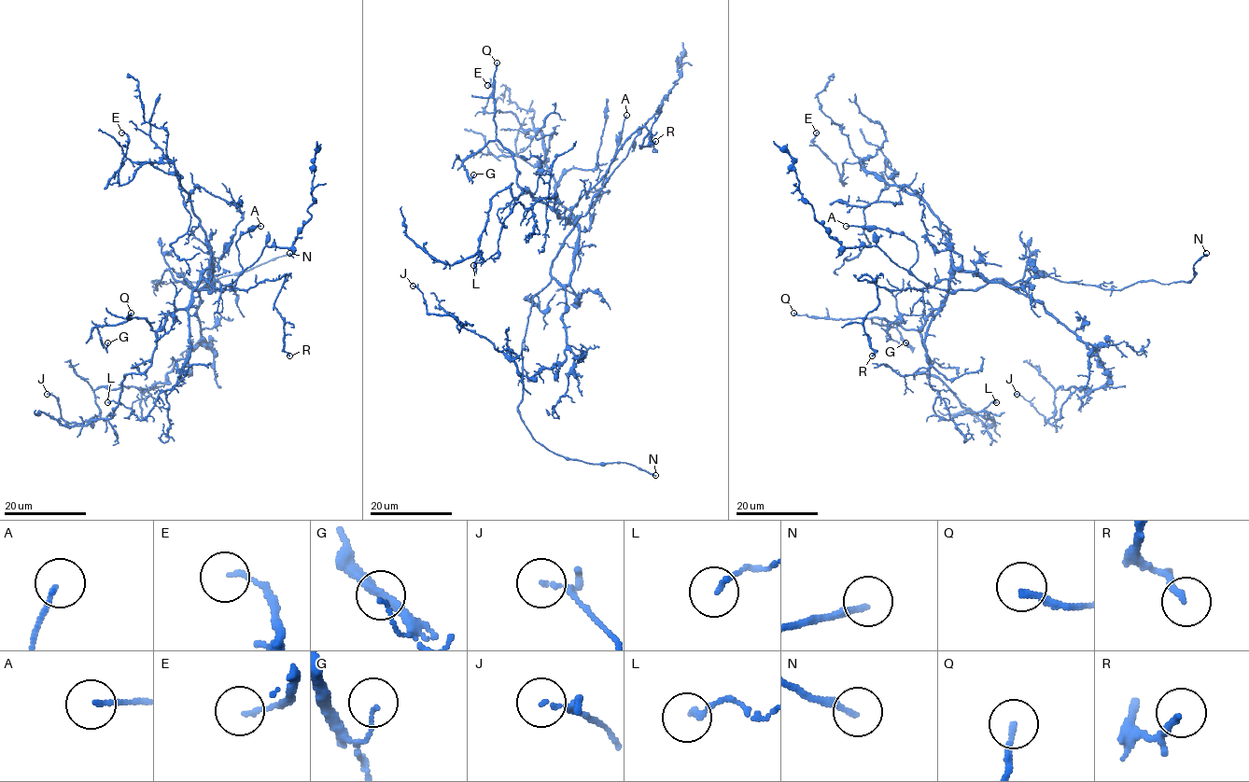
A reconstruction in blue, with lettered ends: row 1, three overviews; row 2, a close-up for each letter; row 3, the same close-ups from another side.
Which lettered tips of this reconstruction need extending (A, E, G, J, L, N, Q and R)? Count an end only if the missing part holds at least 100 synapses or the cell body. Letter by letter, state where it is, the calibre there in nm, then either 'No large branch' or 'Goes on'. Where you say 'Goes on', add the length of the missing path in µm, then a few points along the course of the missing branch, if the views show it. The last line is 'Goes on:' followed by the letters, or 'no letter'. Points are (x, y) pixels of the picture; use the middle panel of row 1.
A: Place: (626, 115). Thickness 140 nm. No large branch
E: Place: (487, 85). Thickness 120 nm. No large branch
G: Place: (473, 174). Thickness 90 nm. No large branch
J: Place: (413, 286). Thickness 90 nm. No large branch
L: Place: (473, 265). Thickness 140 nm. No large branch
N: Place: (655, 475). Thickness 200 nm. Goes on. Missing length about 70 µm. Course of what is missing: (655, 475), (695, 507), (704, 506), (705, 488), (674, 473), (676, 457), (653, 431)
Q: Place: (497, 62). Thickness 180 nm. No large branch
R: Place: (655, 141). Thickness 200 nm. No large branch
Goes on: N

